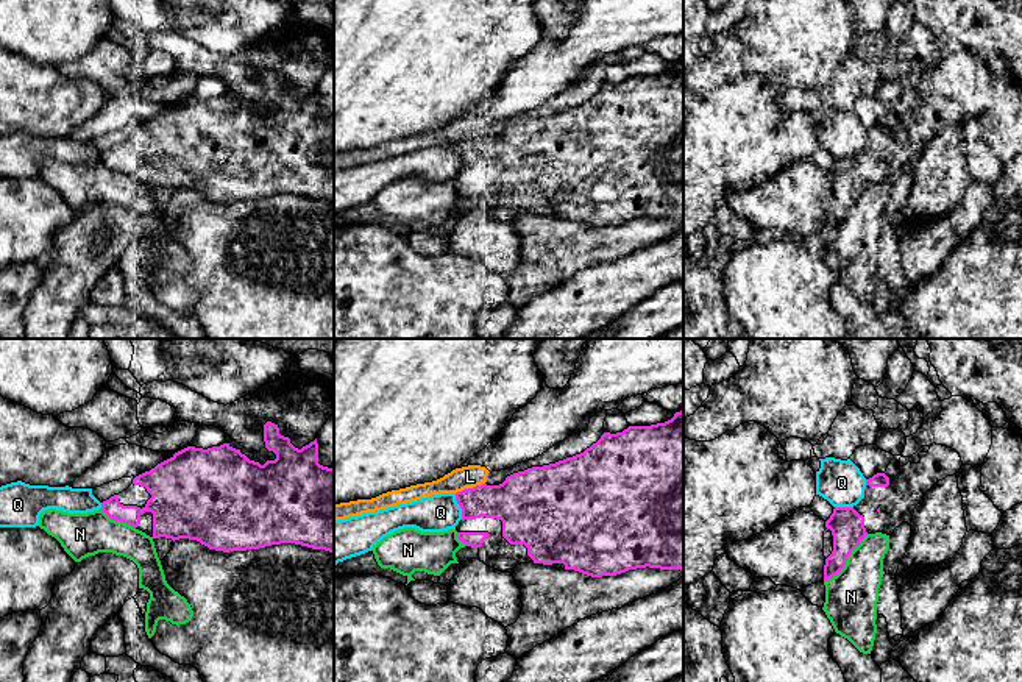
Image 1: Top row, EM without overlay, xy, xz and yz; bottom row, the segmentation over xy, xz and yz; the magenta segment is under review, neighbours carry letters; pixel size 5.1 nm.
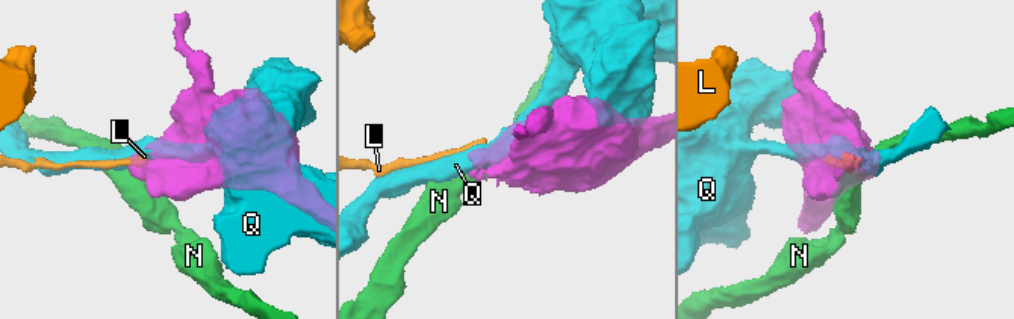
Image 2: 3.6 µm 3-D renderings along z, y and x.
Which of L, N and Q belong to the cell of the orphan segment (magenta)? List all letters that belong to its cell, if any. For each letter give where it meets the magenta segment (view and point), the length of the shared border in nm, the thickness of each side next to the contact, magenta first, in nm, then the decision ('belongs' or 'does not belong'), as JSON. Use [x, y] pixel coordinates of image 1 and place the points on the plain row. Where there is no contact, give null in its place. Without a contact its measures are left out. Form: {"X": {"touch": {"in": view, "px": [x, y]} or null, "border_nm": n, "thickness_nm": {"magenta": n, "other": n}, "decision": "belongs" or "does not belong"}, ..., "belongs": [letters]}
{"L": {"touch": {"in": "xz", "px": [470, 139]}, "border_nm": 160, "thickness_nm": {"magenta": 240, "other": 120}, "decision": "does not belong"}, "N": {"touch": {"in": "yz", "px": [846, 209]}, "border_nm": 340, "thickness_nm": {"magenta": 180, "other": 280}, "decision": "does not belong"}, "Q": {"touch": {"in": "xz", "px": [459, 155]}, "border_nm": 140, "thickness_nm": {"magenta": 200, "other": 190}, "decision": "does not belong"}, "belongs": []}

